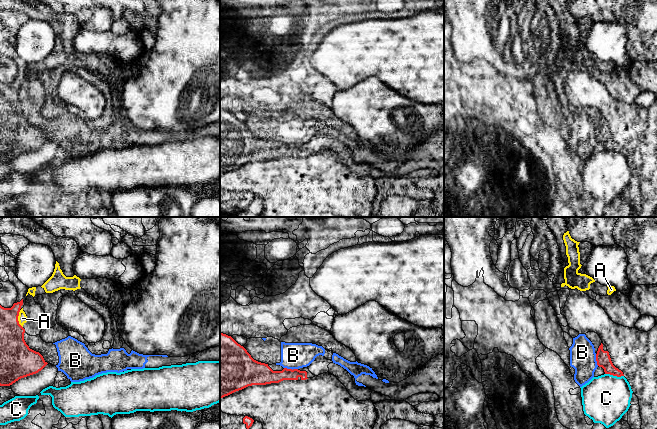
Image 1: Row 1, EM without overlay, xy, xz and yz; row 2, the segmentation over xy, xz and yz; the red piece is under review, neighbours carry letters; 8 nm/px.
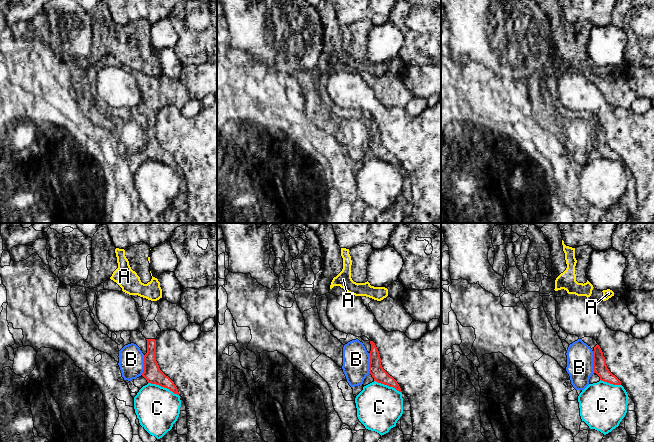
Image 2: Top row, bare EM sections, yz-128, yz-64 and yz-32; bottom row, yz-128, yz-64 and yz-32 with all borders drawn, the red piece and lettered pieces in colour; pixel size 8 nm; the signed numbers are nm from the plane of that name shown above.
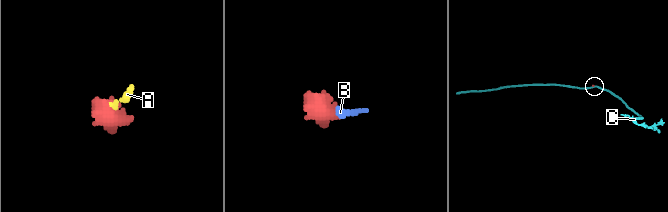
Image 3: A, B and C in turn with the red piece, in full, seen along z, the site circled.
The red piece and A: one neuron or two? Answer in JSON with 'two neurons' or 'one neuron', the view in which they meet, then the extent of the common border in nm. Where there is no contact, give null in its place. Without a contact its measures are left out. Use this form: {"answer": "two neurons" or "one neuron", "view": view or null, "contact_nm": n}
{"answer": "two neurons", "view": "xy", "contact_nm": 150}

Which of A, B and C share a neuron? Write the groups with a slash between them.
A B / C

